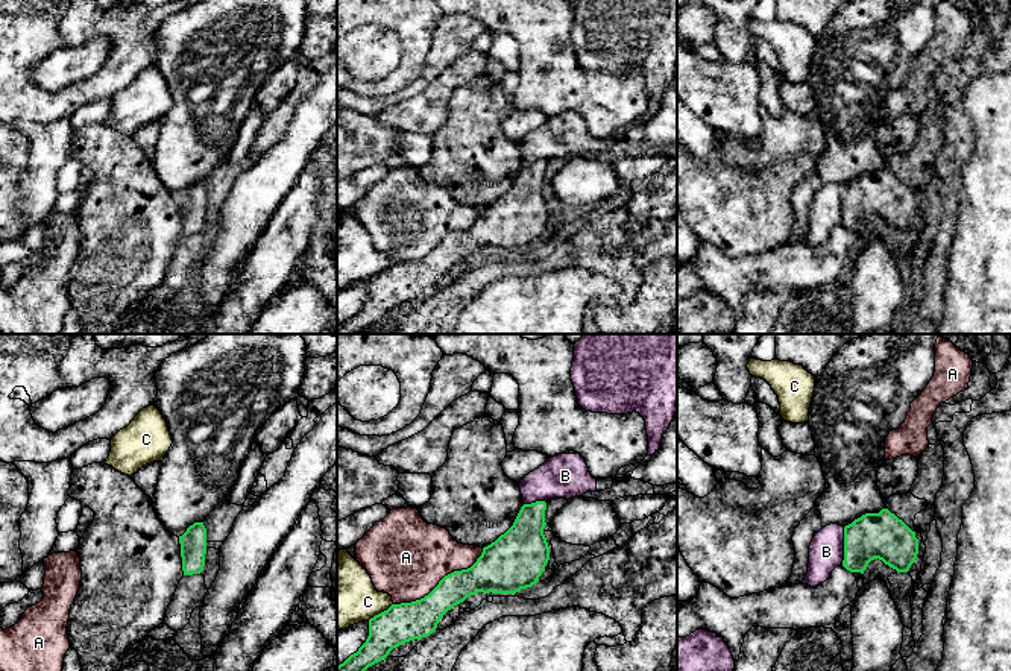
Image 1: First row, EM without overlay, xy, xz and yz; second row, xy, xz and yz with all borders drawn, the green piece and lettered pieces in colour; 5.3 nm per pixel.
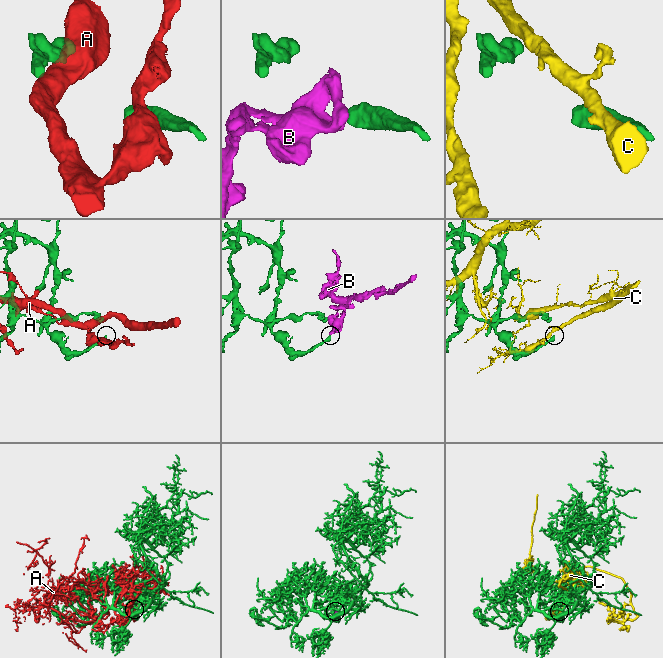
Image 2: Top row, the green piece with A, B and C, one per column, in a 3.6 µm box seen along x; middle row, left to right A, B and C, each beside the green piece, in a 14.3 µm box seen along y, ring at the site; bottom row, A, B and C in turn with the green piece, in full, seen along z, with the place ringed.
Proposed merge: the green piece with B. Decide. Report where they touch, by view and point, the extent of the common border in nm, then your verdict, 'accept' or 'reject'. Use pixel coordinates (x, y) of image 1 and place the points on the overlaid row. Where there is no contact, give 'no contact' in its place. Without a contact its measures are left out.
meets green in yz at (844, 545); contact 200 nm long; reject

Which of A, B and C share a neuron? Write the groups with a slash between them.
A / B / C

